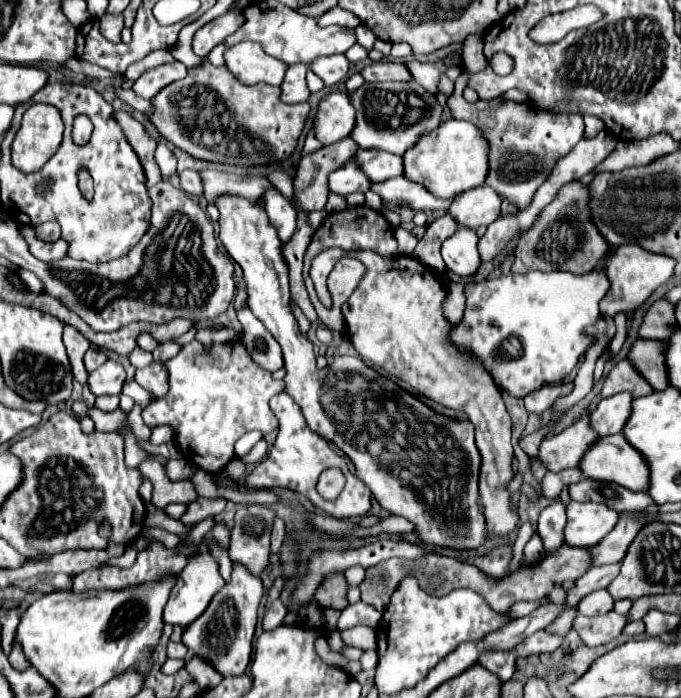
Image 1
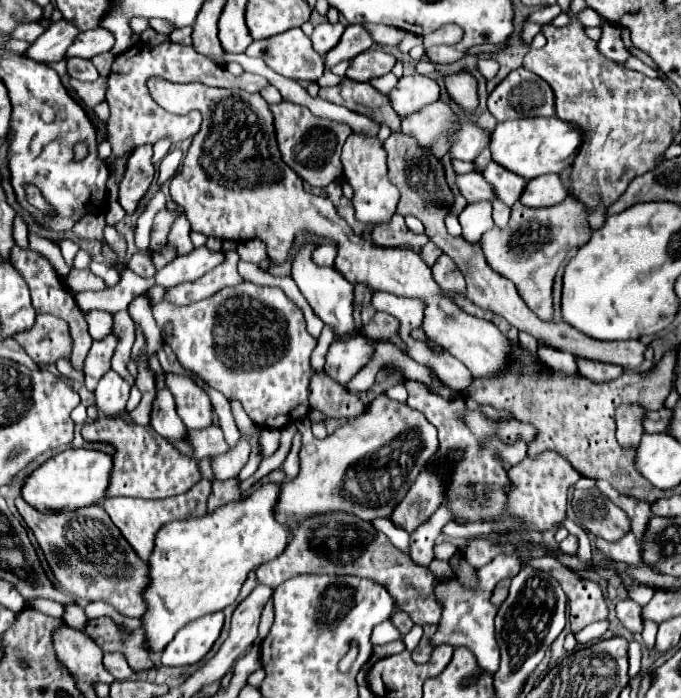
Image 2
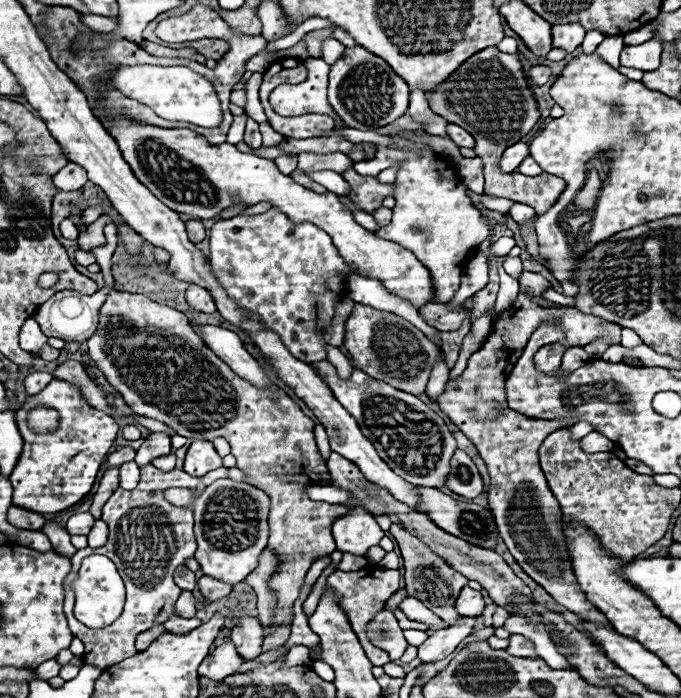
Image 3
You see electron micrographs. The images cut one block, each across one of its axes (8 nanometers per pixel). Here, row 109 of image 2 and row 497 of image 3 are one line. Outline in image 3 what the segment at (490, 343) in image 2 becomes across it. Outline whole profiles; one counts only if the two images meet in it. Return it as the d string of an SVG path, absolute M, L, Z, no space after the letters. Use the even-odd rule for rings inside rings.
M228 478L214 480L198 496L188 488L166 488L164 498L180 508L192 508L196 518L198 550L194 558L200 562L204 576L222 580L230 586L242 582L258 564L262 548L268 544L268 506L270 498L260 488Z

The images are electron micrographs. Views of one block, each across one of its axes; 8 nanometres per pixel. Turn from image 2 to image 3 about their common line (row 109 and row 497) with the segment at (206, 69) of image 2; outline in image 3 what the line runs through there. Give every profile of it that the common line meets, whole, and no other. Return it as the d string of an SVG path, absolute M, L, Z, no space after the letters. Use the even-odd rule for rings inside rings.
M146 464L140 468L140 482L134 490L122 490L116 488L106 506L102 508L102 520L110 526L108 542L102 548L94 550L78 550L70 562L72 570L64 580L64 590L72 594L70 584L78 574L82 558L86 558L90 552L102 552L104 556L110 556L114 564L118 566L118 572L126 584L126 604L122 616L100 630L86 628L74 618L74 602L64 602L64 612L68 616L68 626L76 638L80 638L86 646L84 652L84 664L96 666L96 668L108 668L110 664L116 664L118 660L130 658L136 654L134 638L142 630L166 622L176 614L174 606L180 596L180 588L172 582L174 568L178 564L184 564L186 558L194 556L196 552L196 538L194 538L194 520L190 516L190 510L176 508L170 502L162 498L162 490L168 486L186 486L194 490L202 490L206 484L214 482L216 478L228 478L228 468L216 468L200 478L186 474L184 470L170 470L162 472L154 468L152 464Z

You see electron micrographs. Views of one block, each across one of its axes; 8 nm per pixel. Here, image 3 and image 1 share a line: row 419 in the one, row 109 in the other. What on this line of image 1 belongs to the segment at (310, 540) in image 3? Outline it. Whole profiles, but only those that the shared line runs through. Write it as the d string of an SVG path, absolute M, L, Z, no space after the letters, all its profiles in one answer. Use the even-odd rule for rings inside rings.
M202 58L202 64L188 70L188 76L164 86L152 100L152 114L148 114L150 122L158 128L160 136L172 142L176 148L188 152L194 158L208 162L224 162L224 164L266 164L288 158L298 142L298 136L304 128L304 120L310 112L308 102L300 104L284 104L278 100L278 88L274 86L242 86L226 66L212 66L208 58Z

